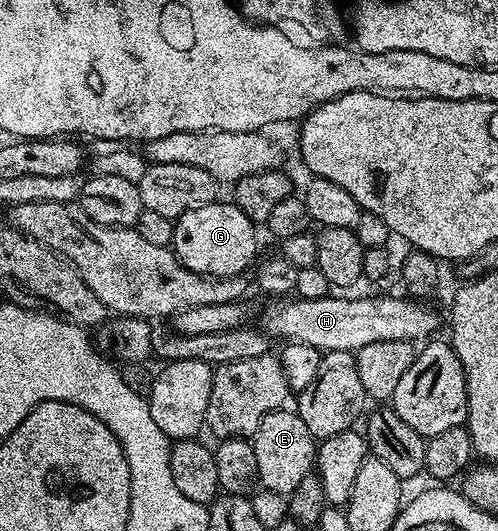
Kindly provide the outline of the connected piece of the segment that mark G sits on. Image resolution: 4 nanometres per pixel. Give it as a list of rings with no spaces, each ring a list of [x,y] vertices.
[[[218,199],[211,205],[195,207],[176,217],[173,223],[172,250],[178,261],[205,277],[240,277],[245,268],[256,262],[258,226],[239,207]]]

